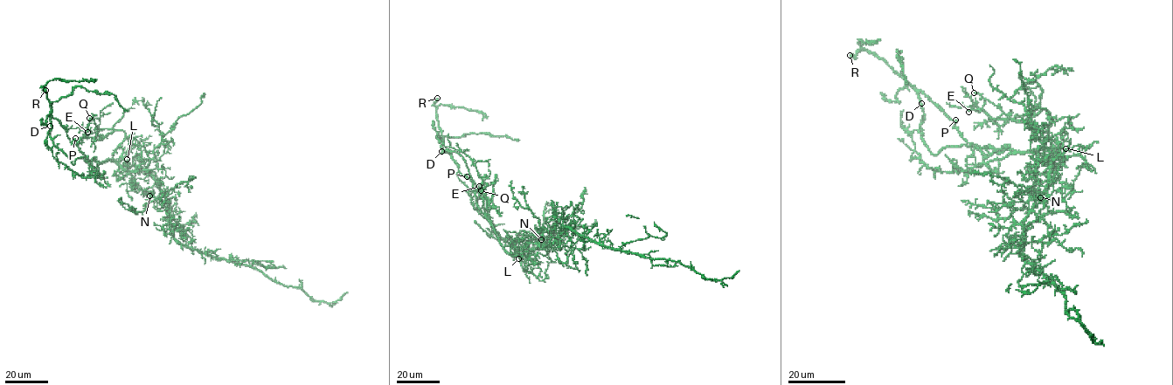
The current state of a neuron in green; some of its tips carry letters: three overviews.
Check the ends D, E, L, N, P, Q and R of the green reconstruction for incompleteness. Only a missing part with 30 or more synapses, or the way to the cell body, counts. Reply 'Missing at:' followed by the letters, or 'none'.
Missing at: E, Q, R

